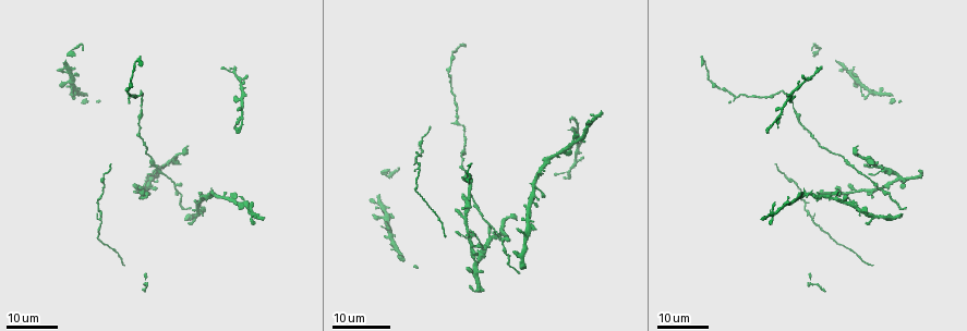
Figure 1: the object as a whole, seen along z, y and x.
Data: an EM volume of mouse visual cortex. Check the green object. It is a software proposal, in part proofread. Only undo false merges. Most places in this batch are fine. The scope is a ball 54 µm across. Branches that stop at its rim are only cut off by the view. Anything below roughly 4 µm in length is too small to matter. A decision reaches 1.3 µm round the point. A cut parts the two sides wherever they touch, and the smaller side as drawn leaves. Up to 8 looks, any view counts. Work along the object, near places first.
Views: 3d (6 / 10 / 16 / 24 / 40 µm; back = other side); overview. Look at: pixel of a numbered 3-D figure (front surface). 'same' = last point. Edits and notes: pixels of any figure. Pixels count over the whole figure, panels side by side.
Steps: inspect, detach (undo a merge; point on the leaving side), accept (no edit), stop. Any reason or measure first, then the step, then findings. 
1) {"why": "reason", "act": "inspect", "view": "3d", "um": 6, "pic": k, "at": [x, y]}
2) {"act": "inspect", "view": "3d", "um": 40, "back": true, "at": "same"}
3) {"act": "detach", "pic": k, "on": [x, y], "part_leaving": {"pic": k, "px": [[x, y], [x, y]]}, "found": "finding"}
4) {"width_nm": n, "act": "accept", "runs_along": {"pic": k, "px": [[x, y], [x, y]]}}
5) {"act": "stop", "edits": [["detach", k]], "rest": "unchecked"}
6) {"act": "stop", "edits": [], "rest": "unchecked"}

{"act": "inspect", "view": "3d", "um": 16, "pic": 1, "at": [787, 202]}

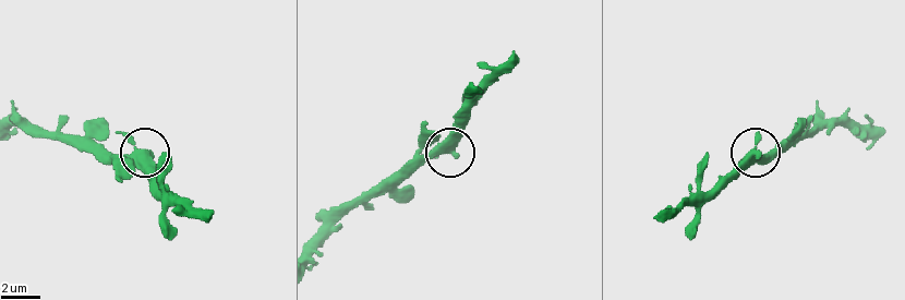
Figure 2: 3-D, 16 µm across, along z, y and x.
{"act": "inspect", "view": "3d", "um": 10, "pic": 2, "at": [441, 153]}

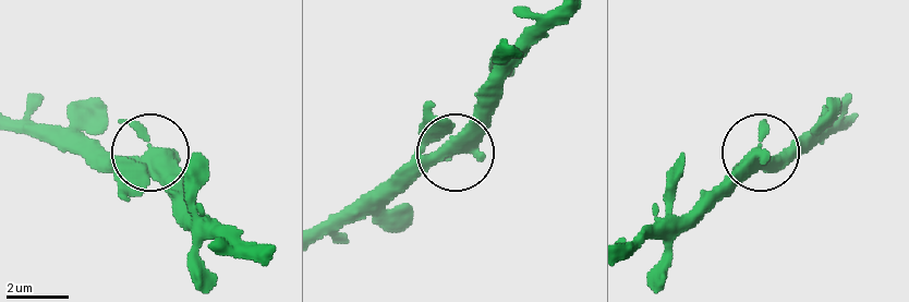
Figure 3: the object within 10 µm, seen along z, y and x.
{"width_nm": 570, "act": "accept", "runs_along": {"pic": 3, "px": [[327, 236], [390, 205], [497, 106]]}, "found": "continuous, no second neuron"}

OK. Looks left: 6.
{"why": "two arms in line, one across", "act": "inspect", "view": "3d", "um": 24, "pic": 1, "at": [163, 172]}

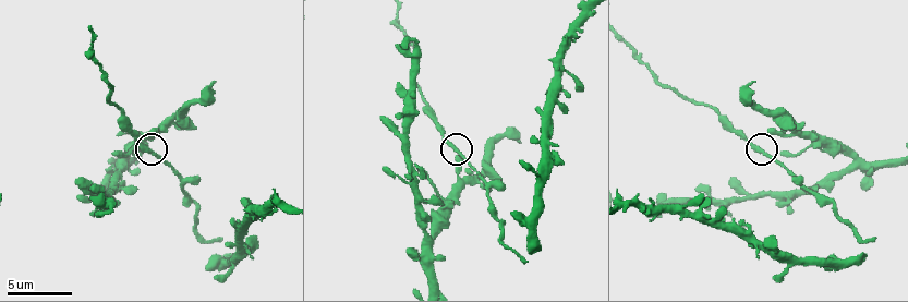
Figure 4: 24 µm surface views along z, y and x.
{"act": "inspect", "view": "3d", "um": 10, "pic": 4, "at": [146, 148]}

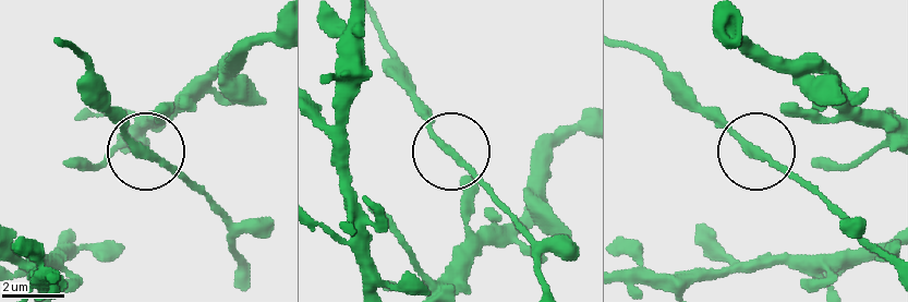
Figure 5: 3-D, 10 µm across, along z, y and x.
{"width_nm": 190, "act": "accept", "found": "all the same neuron"}

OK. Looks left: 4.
{"why": "three arms meet", "act": "inspect", "view": "3d", "um": 6, "pic": 4, "at": [118, 167]}

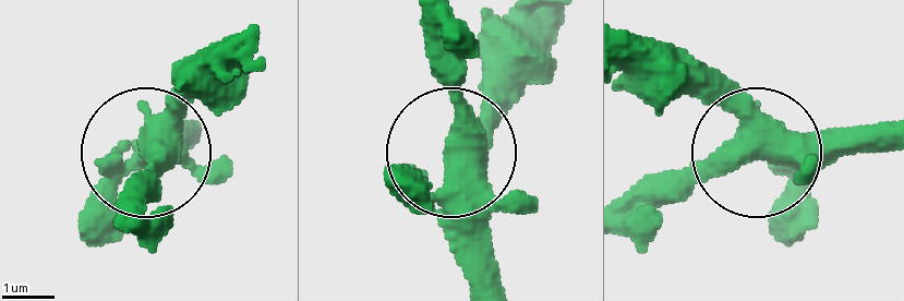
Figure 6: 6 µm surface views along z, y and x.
{"act": "accept", "found": "all the same neuron"}

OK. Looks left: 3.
{"act": "inspect", "view": "3d", "um": 24, "pic": 1, "at": [463, 136]}

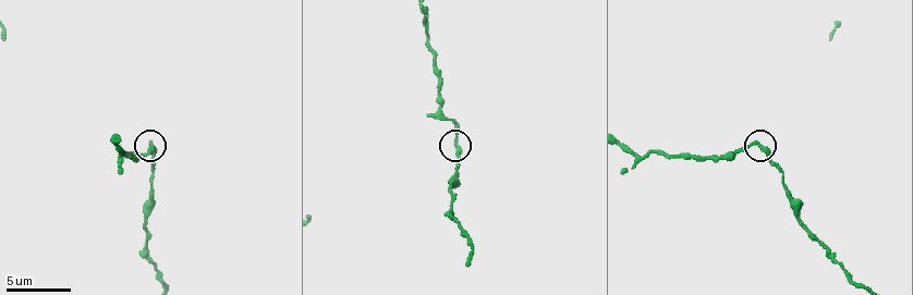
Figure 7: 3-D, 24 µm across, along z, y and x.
{"act": "inspect", "view": "3d", "um": 10, "pic": 7, "at": [149, 142]}

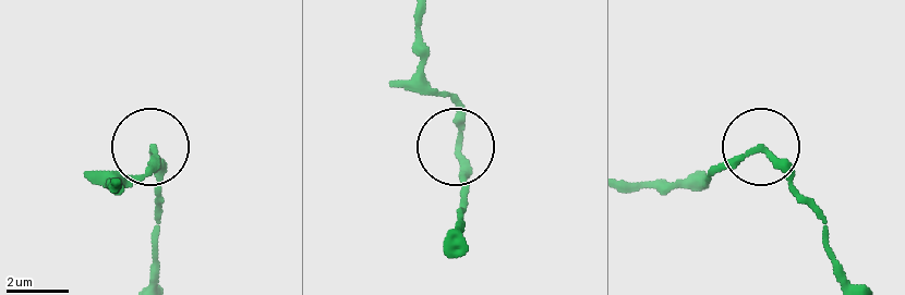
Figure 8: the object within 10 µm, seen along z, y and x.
{"act": "inspect", "view": "3d", "um": 10, "back": true, "pic": 8, "at": [766, 150]}

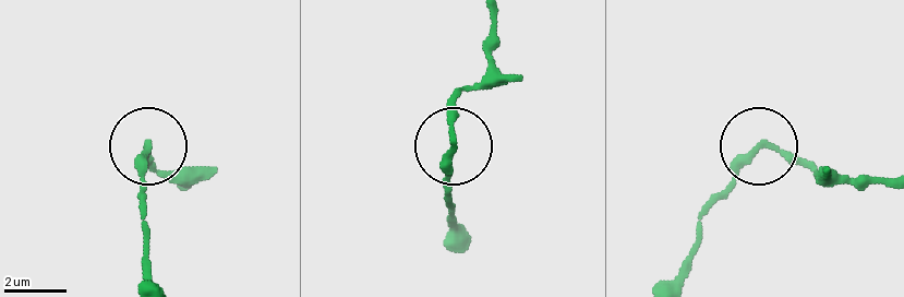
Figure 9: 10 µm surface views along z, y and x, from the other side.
{"act": "accept", "found": "one neuron here"}

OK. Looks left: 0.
{"act": "stop", "edits": [], "rest": "unchecked"}

